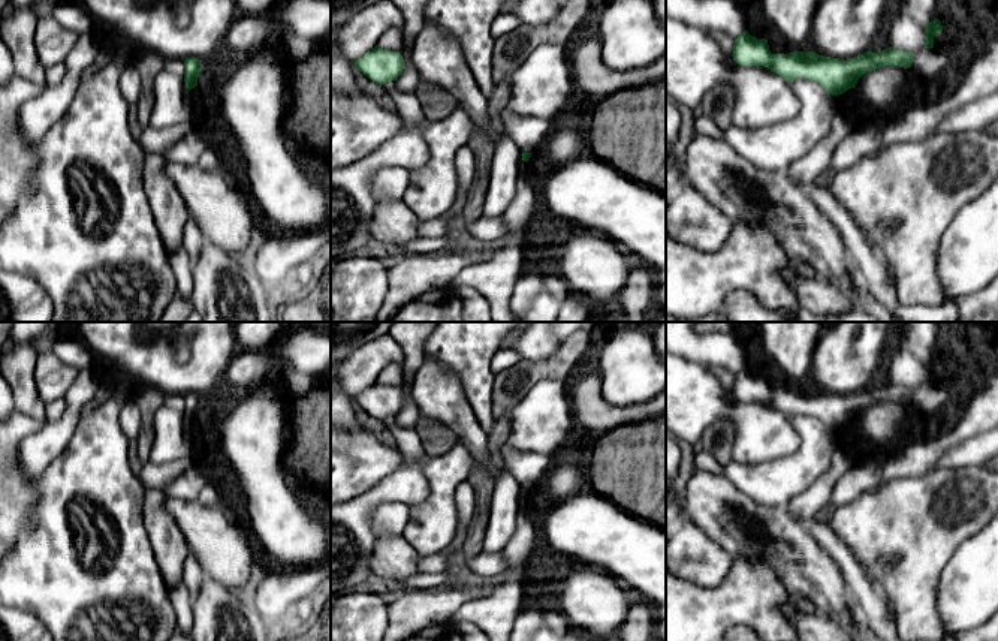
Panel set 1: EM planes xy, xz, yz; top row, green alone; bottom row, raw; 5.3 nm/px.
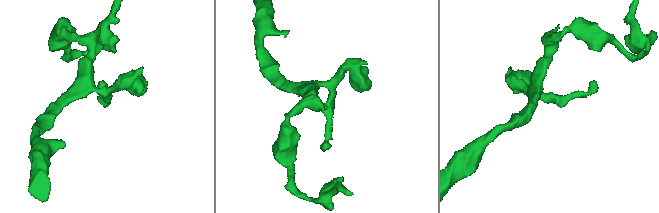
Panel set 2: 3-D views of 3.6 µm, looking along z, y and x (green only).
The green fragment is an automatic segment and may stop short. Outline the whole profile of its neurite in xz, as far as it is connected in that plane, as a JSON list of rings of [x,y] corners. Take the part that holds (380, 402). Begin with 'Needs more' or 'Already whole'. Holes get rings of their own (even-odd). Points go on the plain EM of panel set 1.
Already whole. [[[376,380],[355,397],[355,403],[373,418],[385,421],[389,416],[398,415],[404,404],[404,395],[401,388],[380,385]]]

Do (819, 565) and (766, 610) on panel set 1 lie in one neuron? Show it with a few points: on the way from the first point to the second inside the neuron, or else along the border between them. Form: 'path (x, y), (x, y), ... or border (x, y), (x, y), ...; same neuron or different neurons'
border (768, 562), (793, 596), (816, 608), (814, 614); different neurons

